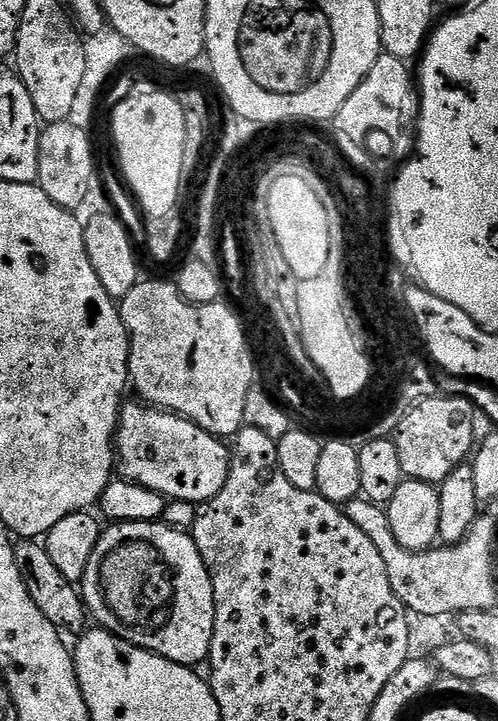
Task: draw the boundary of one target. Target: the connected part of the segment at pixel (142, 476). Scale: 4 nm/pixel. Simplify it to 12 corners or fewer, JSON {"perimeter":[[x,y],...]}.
{"perimeter":[[128,402],[119,475],[199,506],[226,486],[229,445]]}

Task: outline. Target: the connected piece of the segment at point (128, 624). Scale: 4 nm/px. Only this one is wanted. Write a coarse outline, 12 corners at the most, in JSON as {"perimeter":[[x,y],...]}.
{"perimeter":[[109,523],[80,579],[105,632],[200,666],[214,590],[185,529]]}

